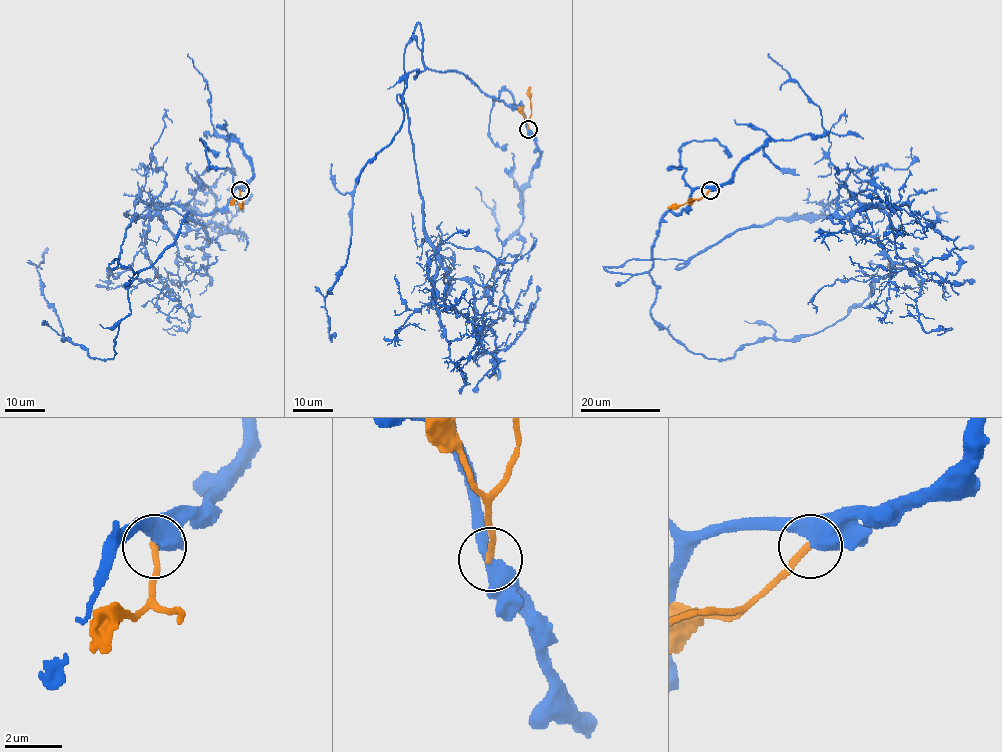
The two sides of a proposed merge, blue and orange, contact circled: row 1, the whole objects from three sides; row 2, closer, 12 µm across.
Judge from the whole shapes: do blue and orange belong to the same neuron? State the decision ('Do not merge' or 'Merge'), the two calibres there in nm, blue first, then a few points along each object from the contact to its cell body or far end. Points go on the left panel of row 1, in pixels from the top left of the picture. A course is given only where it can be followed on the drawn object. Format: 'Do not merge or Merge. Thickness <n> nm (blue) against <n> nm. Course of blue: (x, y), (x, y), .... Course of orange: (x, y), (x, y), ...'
Do not merge. Thickness 480 nm (blue) against 220 nm. Course of blue: (239, 190), (221, 209), (190, 211), (151, 265), (109, 266), (133, 219), (176, 204), (225, 226), (249, 197). Course of orange: (239, 190), (242, 208)

